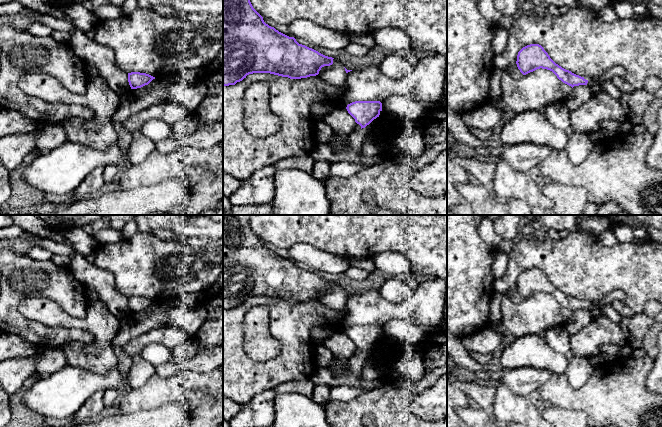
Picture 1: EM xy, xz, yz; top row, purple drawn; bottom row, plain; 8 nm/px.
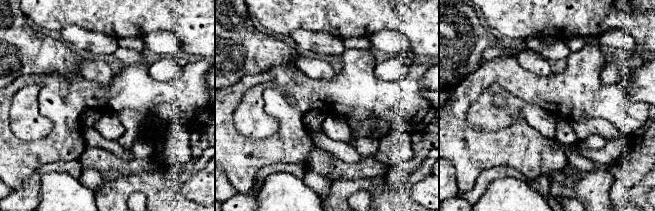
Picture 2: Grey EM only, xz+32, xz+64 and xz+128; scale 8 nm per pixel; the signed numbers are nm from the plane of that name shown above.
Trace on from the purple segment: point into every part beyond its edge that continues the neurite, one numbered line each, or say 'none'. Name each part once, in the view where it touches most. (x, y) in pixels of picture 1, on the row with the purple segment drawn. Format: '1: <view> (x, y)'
1: yz (591, 80)

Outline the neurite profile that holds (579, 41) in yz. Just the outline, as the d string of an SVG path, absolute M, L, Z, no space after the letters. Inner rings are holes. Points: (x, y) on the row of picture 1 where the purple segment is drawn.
M581 7L570 8L566 14L558 16L548 12L541 16L528 13L515 16L507 45L501 54L495 54L493 66L501 70L507 69L512 63L516 63L518 52L530 44L541 45L556 64L581 77L599 78L609 68L621 65L627 72L625 79L634 89L643 89L650 76L662 79L662 19L656 18L652 13L642 19L617 19L612 23L604 22L597 13Z

